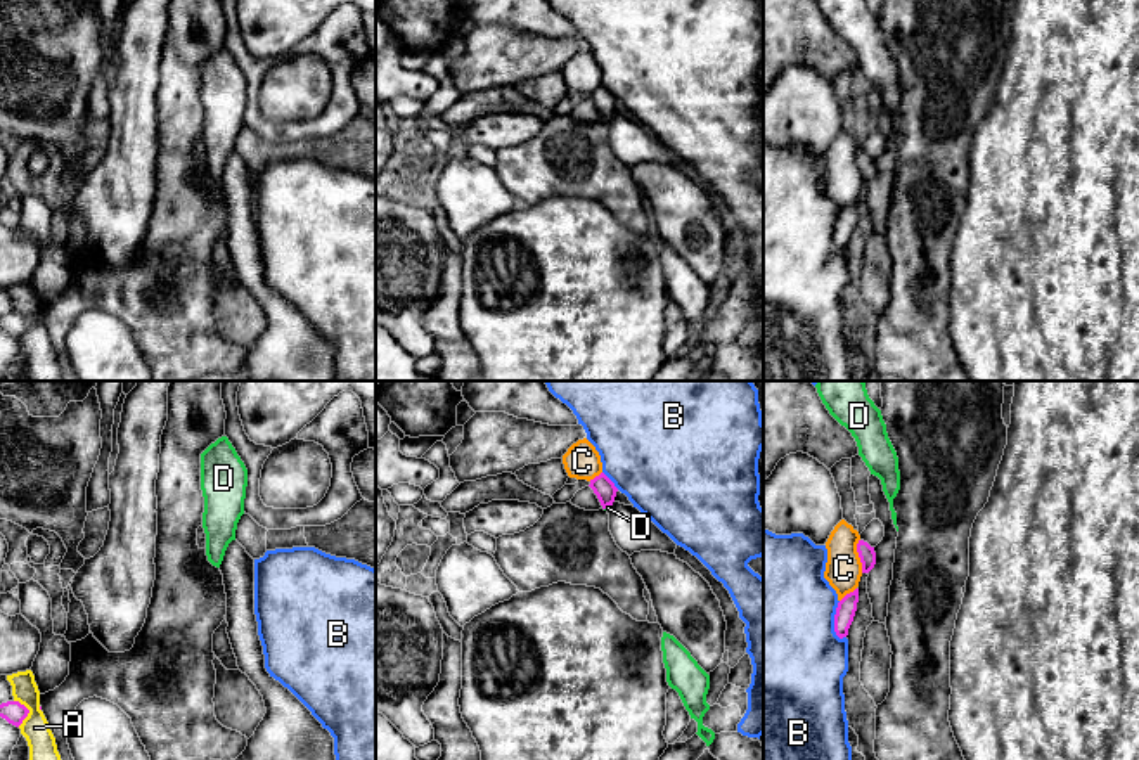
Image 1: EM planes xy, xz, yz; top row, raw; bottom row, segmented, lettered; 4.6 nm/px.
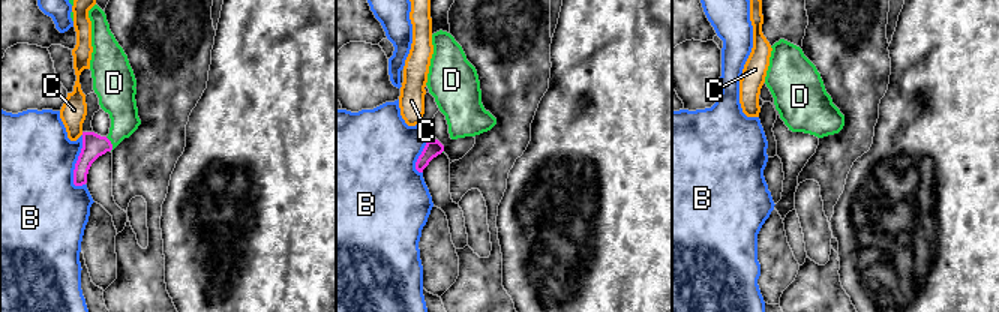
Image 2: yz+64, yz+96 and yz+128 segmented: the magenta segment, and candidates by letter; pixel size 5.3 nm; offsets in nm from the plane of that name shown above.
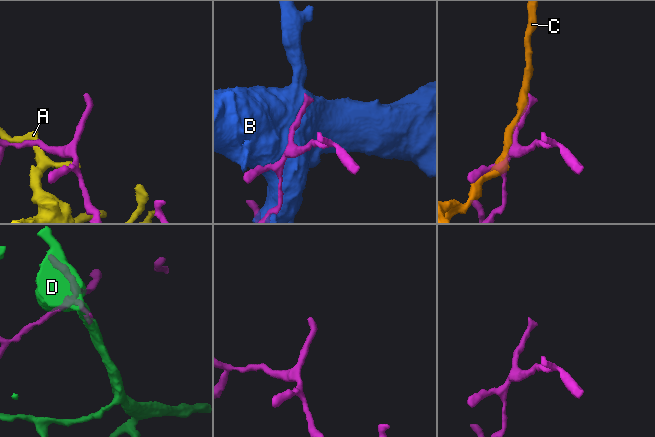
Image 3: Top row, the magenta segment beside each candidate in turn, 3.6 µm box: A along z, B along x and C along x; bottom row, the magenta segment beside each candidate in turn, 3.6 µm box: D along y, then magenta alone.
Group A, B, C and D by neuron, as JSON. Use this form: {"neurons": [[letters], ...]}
{"neurons": [["A"], ["B"], ["C"], ["D"]]}

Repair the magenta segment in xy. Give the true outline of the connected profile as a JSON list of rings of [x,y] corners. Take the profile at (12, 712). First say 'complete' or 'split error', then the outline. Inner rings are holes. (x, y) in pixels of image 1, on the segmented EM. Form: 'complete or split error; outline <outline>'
complete; outline [[[7,701],[0,705],[0,717],[16,727],[23,724],[28,713],[29,710],[19,701]]]

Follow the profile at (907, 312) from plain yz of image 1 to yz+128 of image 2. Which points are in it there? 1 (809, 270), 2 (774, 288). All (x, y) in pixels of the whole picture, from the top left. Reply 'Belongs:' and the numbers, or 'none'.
Belongs: 1

